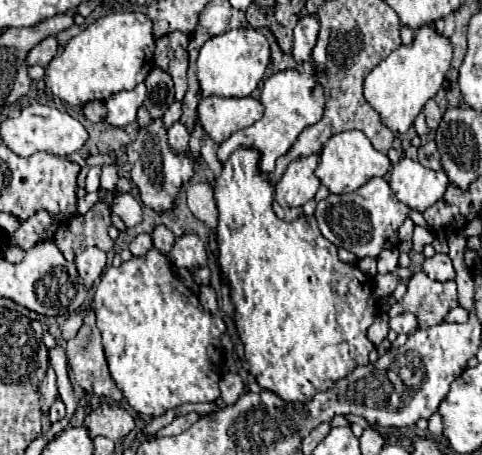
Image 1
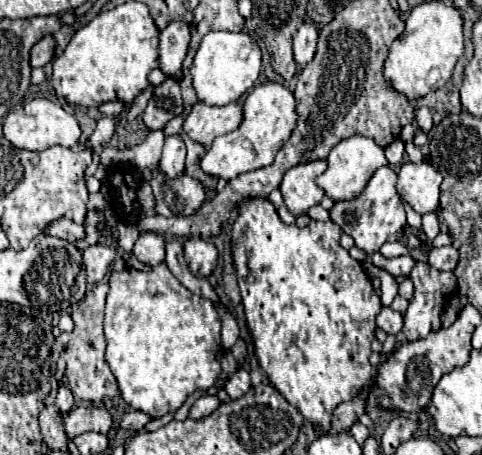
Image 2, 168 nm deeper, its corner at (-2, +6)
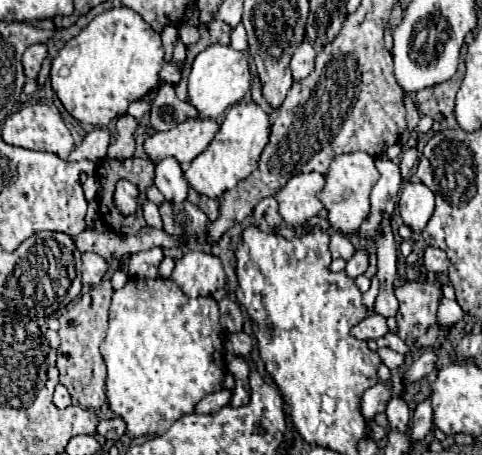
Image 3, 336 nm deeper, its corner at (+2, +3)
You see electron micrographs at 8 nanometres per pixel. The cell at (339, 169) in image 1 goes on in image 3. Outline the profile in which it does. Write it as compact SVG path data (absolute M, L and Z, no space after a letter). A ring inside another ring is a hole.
M366 152L340 154L340 156L336 156L332 160L330 170L326 174L326 184L318 192L320 202L328 210L328 220L332 224L332 228L340 230L342 234L358 232L358 226L366 220L366 216L370 212L368 194L370 194L370 190L372 190L372 186L376 184L378 178L380 178L380 174L378 174L378 170L374 166L374 158L370 154L366 154Z

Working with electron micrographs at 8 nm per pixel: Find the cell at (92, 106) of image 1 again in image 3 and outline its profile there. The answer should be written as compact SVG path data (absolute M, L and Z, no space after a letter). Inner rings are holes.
M139 100L132 102L127 110L127 113L136 119L141 119L151 108L150 101Z

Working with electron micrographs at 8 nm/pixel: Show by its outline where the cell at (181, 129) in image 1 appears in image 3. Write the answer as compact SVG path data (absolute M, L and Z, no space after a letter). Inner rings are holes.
M164 158L164 160L156 162L154 166L156 166L154 184L164 194L164 198L170 200L170 202L186 200L188 182L184 178L184 172L182 172L180 164L174 158Z

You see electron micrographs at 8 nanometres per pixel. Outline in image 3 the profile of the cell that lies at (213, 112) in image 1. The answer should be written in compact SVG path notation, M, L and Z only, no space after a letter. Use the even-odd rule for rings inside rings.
M188 118L186 122L170 128L168 132L156 132L144 142L144 150L150 160L158 162L166 156L174 156L182 168L186 168L220 130L220 122L212 118Z

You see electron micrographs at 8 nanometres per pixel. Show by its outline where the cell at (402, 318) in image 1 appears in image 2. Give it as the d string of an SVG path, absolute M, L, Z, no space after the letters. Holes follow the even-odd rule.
M382 307L382 311L376 315L376 327L380 327L382 331L386 331L388 335L398 333L404 325L404 319L400 313L392 311L390 307Z

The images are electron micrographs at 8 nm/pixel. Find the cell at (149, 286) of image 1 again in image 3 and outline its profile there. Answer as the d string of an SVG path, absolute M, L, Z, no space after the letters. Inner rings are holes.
M130 278L122 290L112 294L108 332L100 344L102 358L108 368L108 402L114 414L126 424L130 438L144 434L164 434L172 422L184 414L194 412L194 404L206 394L222 388L224 360L222 360L222 338L224 332L218 322L218 304L208 298L188 298L172 278Z

